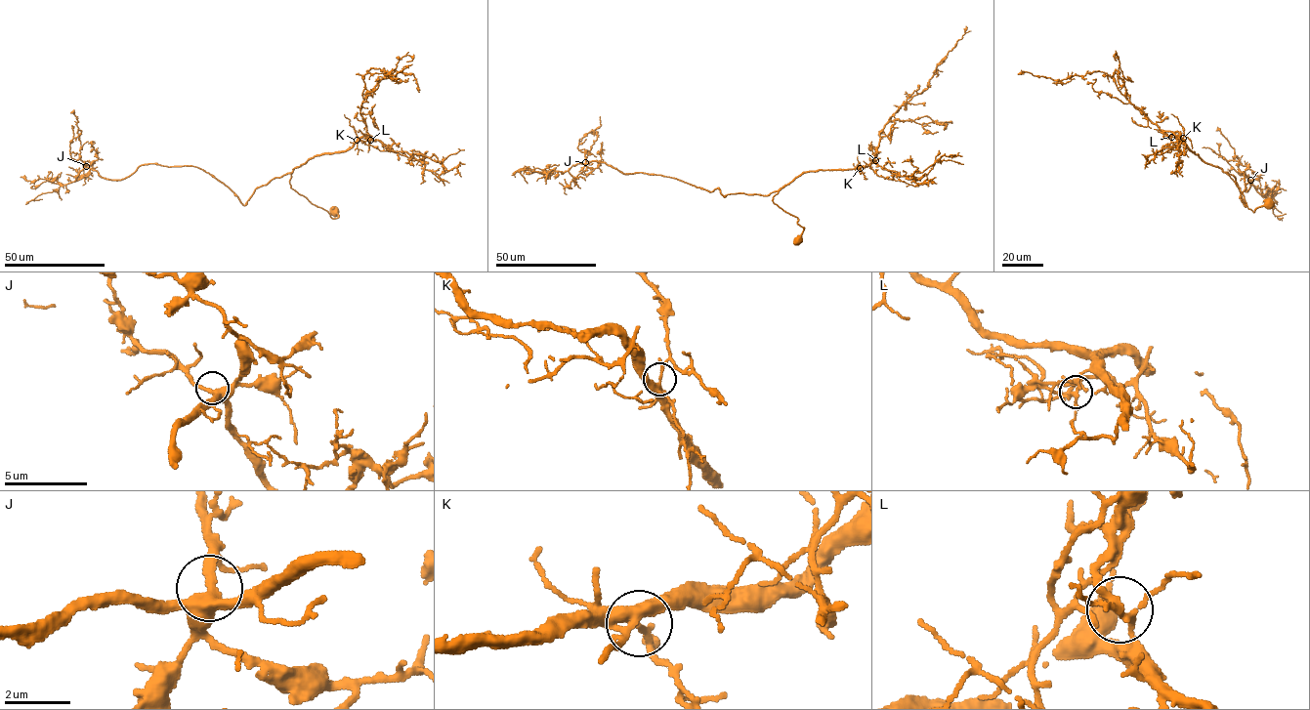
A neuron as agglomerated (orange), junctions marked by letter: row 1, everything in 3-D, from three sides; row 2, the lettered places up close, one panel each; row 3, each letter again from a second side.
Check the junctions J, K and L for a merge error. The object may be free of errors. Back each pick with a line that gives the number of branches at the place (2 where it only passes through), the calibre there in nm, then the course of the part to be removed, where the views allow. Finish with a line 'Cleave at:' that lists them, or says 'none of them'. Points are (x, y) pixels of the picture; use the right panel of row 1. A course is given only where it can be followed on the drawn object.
L: branches 4; calibre 190 nm; course (1171, 137), (1178, 136), (1185, 145), (1184, 155)
Cleave at: L

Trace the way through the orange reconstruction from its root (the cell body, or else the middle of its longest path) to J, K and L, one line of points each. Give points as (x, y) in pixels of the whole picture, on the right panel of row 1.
J: (1269, 203), (1253, 212), (1226, 173), (1236, 177), (1245, 206), (1242, 172), (1250, 185), (1246, 191), (1250, 180)
K: (1269, 203), (1253, 212), (1249, 209), (1233, 180), (1220, 168), (1207, 164), (1190, 151), (1183, 138)
L: (1269, 203), (1253, 212), (1235, 183), (1223, 170), (1207, 164), (1190, 151), (1177, 132), (1171, 137)

